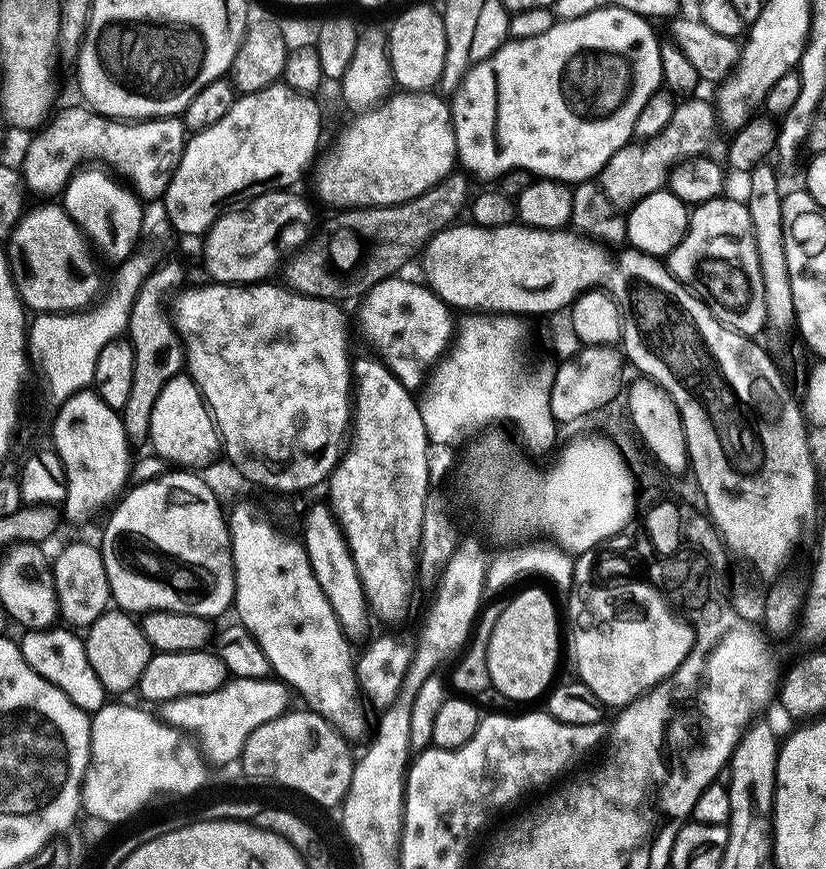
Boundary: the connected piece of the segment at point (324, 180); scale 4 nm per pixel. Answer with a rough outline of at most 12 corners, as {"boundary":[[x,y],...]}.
{"boundary":[[400,90],[311,176],[332,208],[413,200],[458,164],[451,107]]}

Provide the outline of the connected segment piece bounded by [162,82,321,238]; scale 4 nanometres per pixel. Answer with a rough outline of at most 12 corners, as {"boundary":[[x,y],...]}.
{"boundary":[[283,82],[191,133],[162,197],[200,238],[225,209],[291,189],[320,108]]}

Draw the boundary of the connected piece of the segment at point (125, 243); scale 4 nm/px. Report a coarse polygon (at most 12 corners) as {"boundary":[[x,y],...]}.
{"boundary":[[77,171],[62,207],[113,262],[138,248],[145,205],[107,171]]}

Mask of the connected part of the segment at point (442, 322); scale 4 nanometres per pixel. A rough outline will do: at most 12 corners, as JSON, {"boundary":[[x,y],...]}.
{"boundary":[[399,275],[364,293],[360,328],[409,390],[454,334],[431,287]]}

